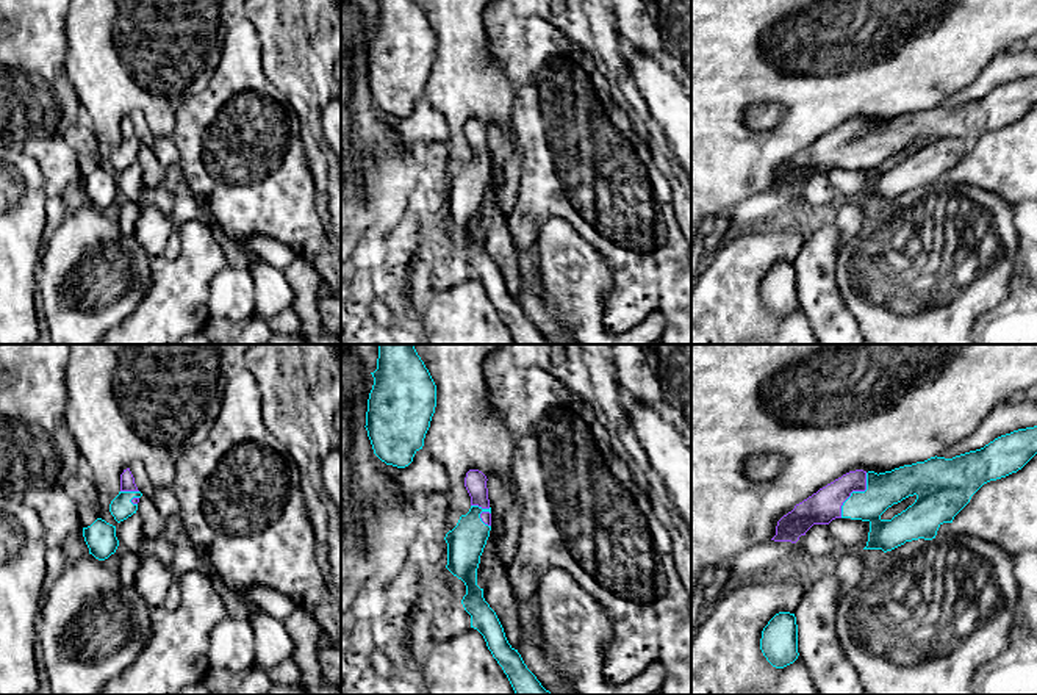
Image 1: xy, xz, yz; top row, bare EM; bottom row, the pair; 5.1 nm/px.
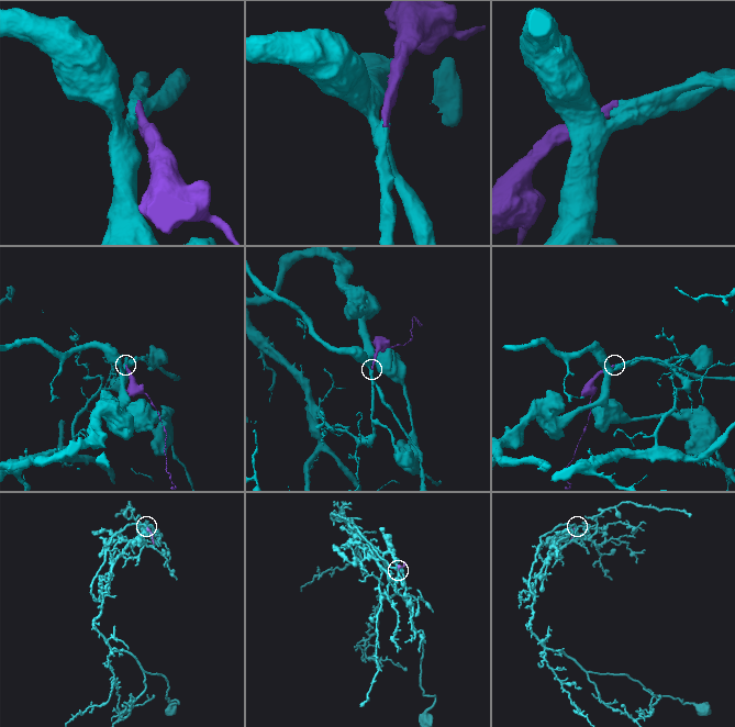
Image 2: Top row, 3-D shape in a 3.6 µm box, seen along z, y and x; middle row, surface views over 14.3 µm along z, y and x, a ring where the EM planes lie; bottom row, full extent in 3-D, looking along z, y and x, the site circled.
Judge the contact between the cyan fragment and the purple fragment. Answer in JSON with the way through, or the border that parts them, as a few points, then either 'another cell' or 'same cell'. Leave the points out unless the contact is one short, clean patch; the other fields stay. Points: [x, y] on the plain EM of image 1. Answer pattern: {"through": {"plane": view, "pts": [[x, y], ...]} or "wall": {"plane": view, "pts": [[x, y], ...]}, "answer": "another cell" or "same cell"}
{"through": {"plane": "yz", "pts": [[886, 138], [879, 141], [854, 141], [821, 157]]}, "answer": "same cell"}

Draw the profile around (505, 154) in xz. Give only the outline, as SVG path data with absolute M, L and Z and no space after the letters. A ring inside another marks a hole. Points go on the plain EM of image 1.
M493 124L486 130L486 138L491 157L491 180L477 218L477 235L480 238L488 233L494 205L507 200L507 191L510 189L522 163L521 147L513 127L507 128L499 124Z

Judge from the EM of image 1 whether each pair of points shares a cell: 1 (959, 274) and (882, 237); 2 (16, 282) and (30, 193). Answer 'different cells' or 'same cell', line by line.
1: same cell
2: same cell

